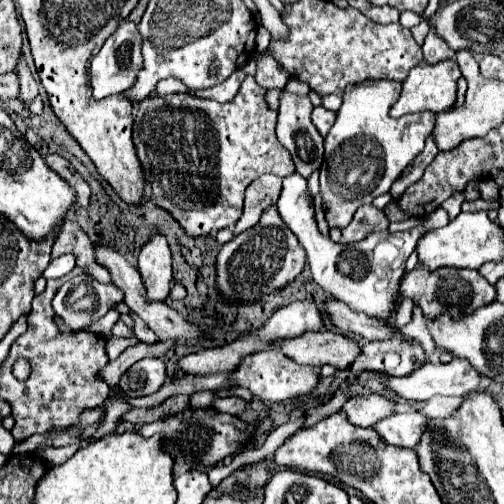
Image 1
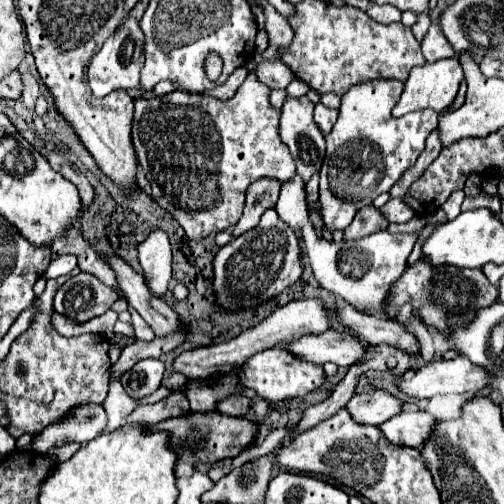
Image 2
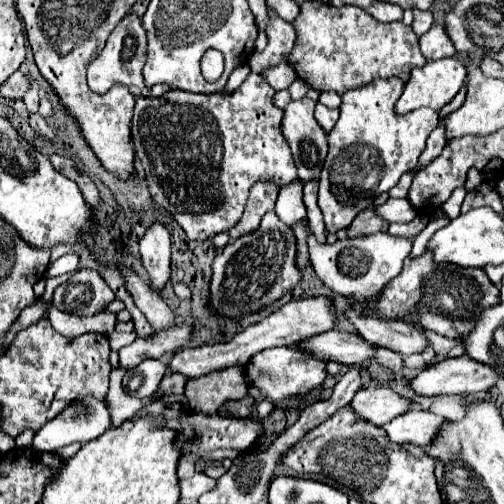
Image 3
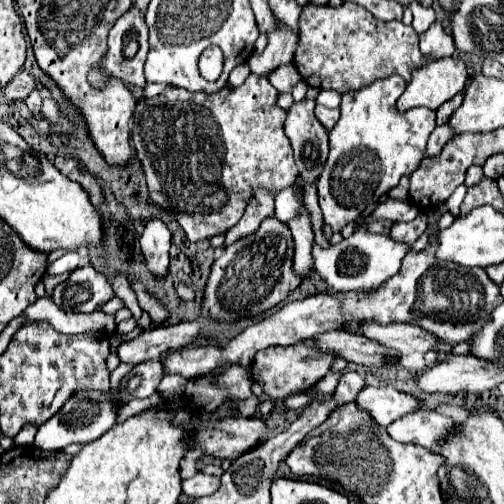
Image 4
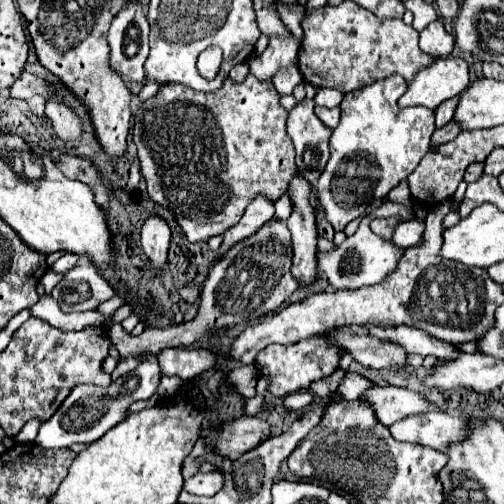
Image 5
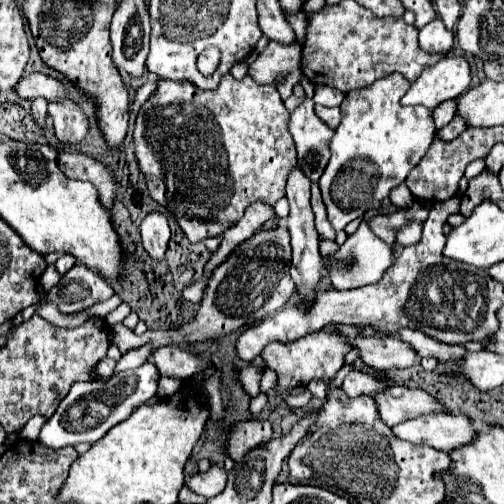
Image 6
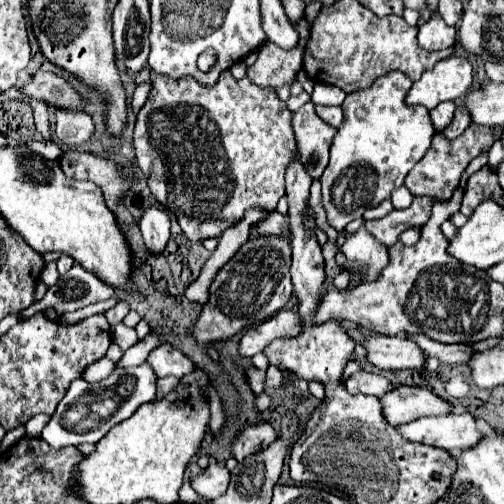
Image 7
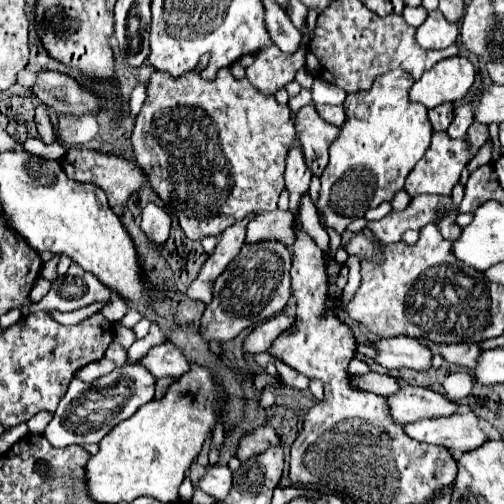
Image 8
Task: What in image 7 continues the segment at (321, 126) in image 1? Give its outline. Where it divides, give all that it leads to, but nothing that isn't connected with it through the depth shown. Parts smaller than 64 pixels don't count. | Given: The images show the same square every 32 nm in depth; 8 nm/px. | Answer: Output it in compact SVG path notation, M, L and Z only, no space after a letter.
M316 106L316 114L334 128L338 128L338 124L342 124L342 120L344 120L340 106Z

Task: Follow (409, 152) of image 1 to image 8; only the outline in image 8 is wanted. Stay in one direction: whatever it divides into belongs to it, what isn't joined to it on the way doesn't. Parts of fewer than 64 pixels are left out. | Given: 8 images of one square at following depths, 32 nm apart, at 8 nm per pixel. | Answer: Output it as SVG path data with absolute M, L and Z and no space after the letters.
M396 68L378 76L370 90L346 96L344 100L346 122L340 128L340 138L330 148L330 164L320 176L322 188L316 200L318 214L324 220L326 228L334 228L338 234L342 234L348 228L348 224L364 216L366 210L376 208L382 202L392 202L394 194L404 188L404 180L410 174L410 170L424 156L432 138L432 126L426 116L428 110L420 102L412 102L408 96L412 84L414 78L406 70Z

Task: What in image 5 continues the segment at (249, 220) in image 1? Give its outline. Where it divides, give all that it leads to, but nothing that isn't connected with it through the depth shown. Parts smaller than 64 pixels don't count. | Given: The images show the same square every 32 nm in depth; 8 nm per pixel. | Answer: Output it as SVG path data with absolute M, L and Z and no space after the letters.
M260 196L260 200L252 200L252 204L248 204L242 220L224 232L224 242L220 246L220 256L216 260L220 260L240 240L252 236L266 220L272 220L272 218L274 218L274 204L270 200L264 200L262 196Z

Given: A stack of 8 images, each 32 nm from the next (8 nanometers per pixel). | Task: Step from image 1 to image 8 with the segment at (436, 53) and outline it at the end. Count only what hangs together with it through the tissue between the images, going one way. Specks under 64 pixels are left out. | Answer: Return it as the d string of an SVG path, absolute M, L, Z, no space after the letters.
M440 10L428 12L428 18L416 30L416 42L426 50L448 48L458 40L458 24L448 22Z

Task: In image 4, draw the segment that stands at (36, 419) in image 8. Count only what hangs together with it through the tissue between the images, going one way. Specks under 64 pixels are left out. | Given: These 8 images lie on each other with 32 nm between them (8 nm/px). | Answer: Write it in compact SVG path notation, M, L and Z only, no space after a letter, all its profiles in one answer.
M26 424L26 426L20 430L20 434L14 438L14 442L16 442L16 444L32 444L36 432L38 432L38 426L36 426L36 424Z

